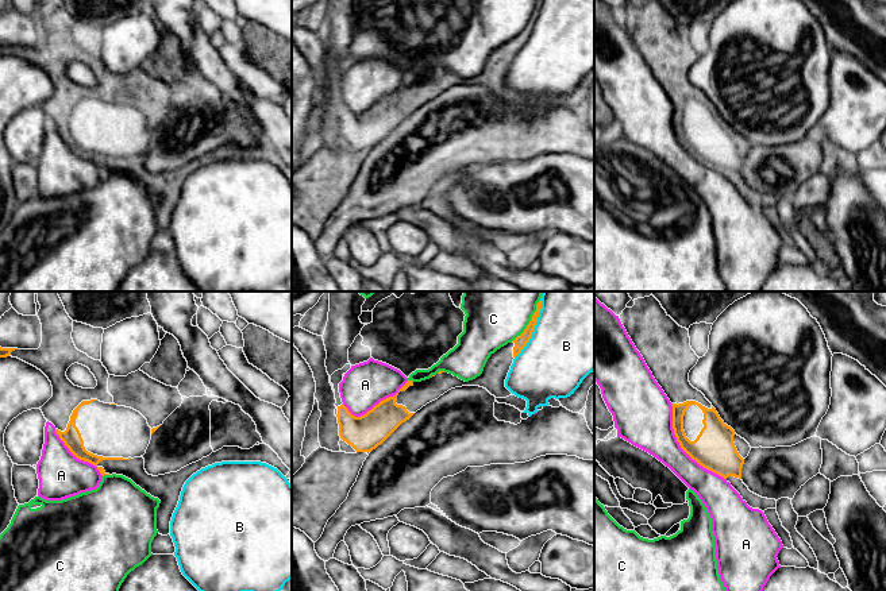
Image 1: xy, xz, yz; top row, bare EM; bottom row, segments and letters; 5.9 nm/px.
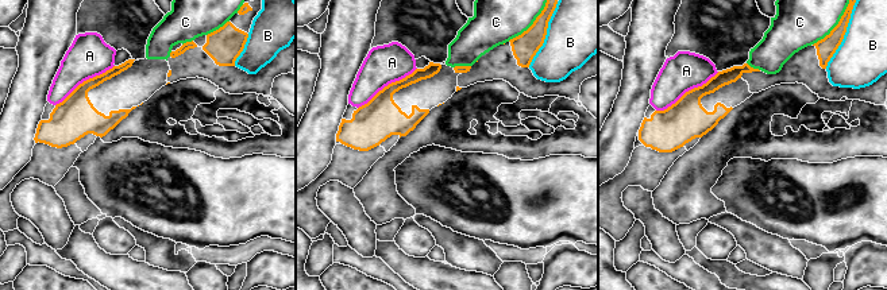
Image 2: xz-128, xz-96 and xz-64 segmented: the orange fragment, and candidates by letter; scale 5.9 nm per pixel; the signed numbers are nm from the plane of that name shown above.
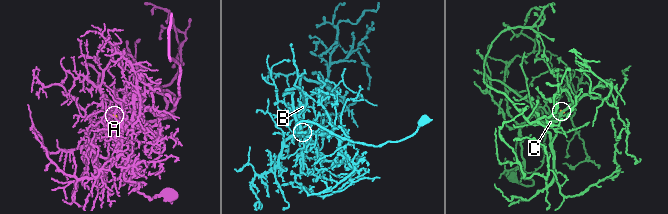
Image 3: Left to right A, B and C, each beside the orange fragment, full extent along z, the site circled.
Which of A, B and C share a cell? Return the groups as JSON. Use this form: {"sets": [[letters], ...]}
{"sets": [["A"], ["B"], ["C"]]}

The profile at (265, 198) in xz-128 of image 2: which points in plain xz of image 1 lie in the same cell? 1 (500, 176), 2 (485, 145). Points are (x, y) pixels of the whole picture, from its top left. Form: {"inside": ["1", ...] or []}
{"inside": ["1"]}

